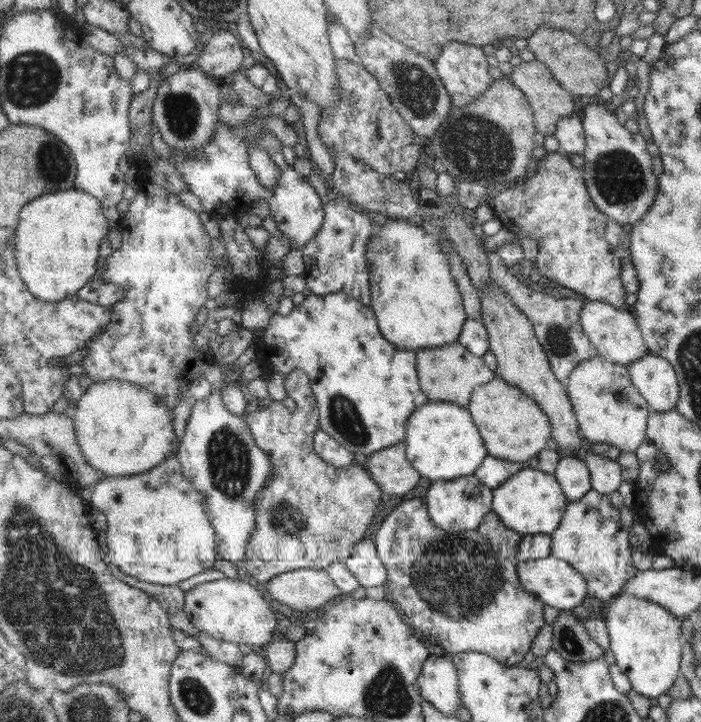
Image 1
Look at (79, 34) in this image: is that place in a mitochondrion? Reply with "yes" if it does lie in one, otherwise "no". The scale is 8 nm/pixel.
no

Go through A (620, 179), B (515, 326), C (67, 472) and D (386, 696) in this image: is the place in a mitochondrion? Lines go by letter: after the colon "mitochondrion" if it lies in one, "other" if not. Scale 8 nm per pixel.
A: mitochondrion
B: other
C: other
D: mitochondrion

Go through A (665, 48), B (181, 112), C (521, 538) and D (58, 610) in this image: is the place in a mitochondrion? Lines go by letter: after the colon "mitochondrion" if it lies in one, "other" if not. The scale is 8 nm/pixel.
A: other
B: mitochondrion
C: other
D: mitochondrion

